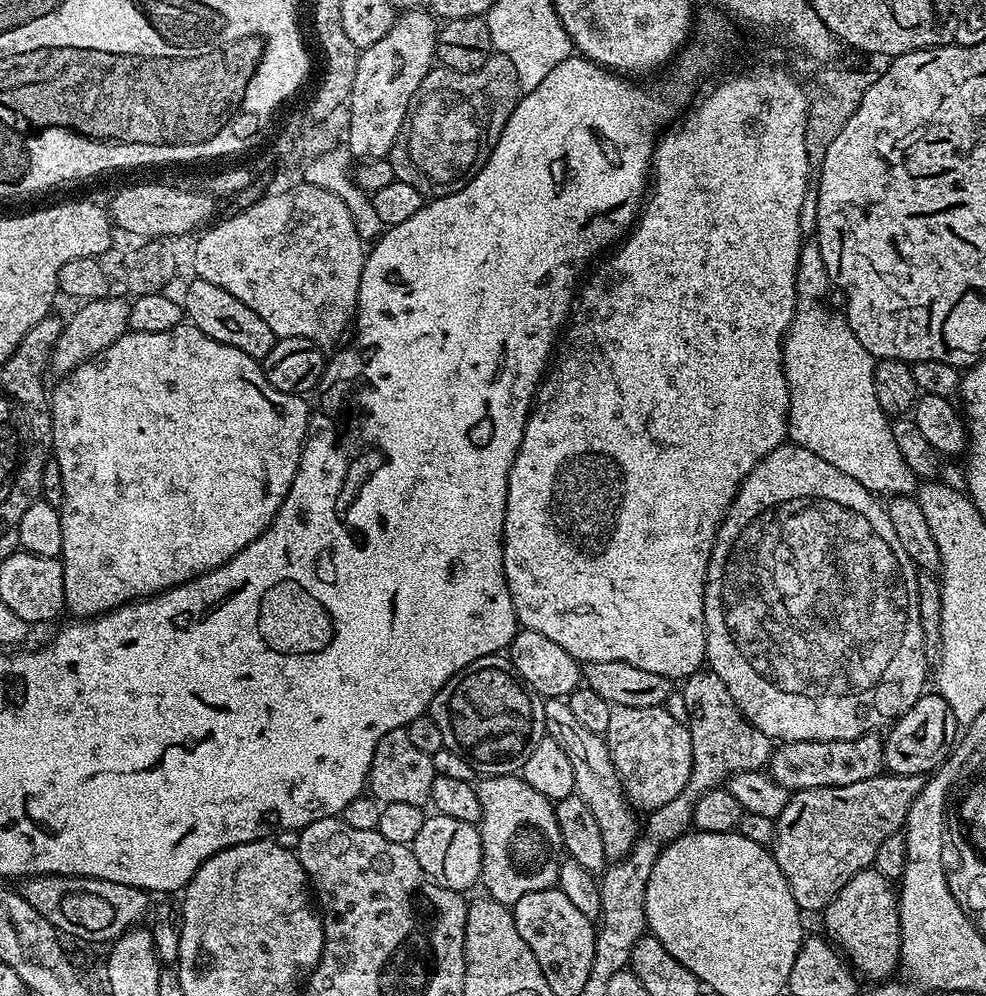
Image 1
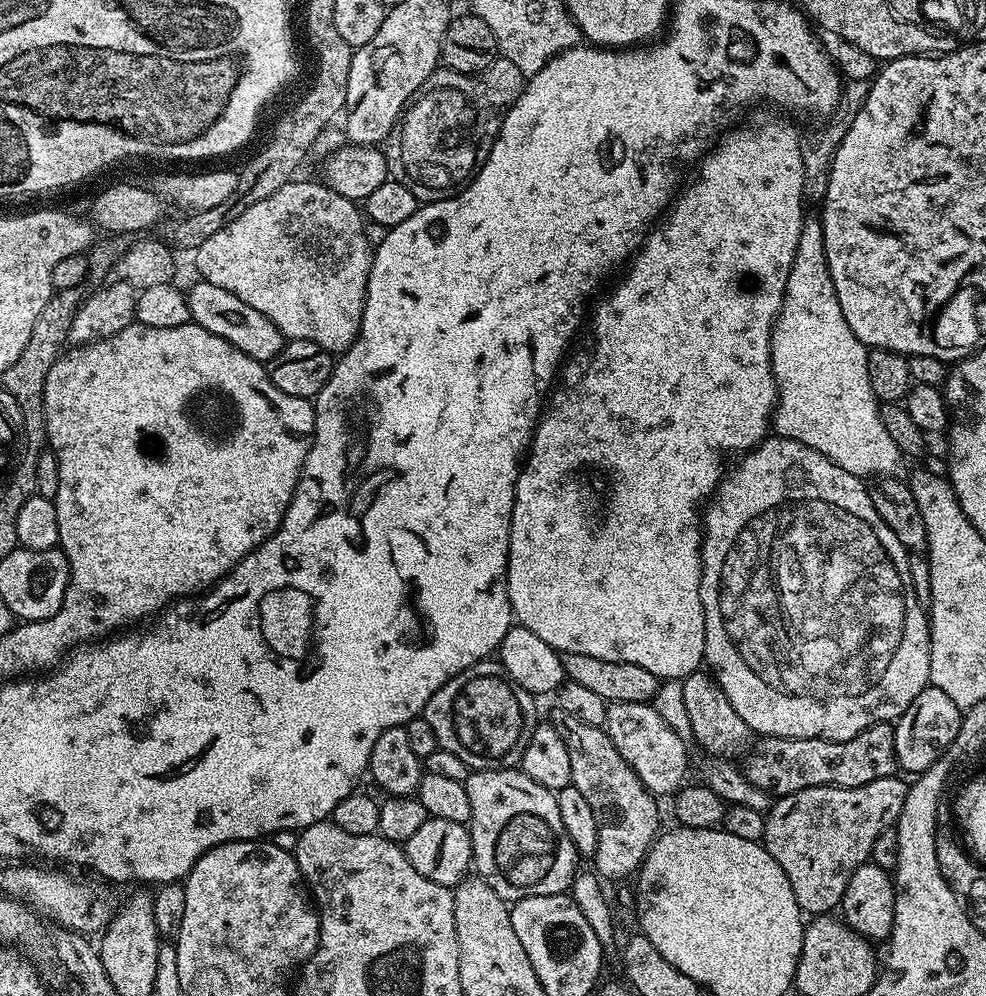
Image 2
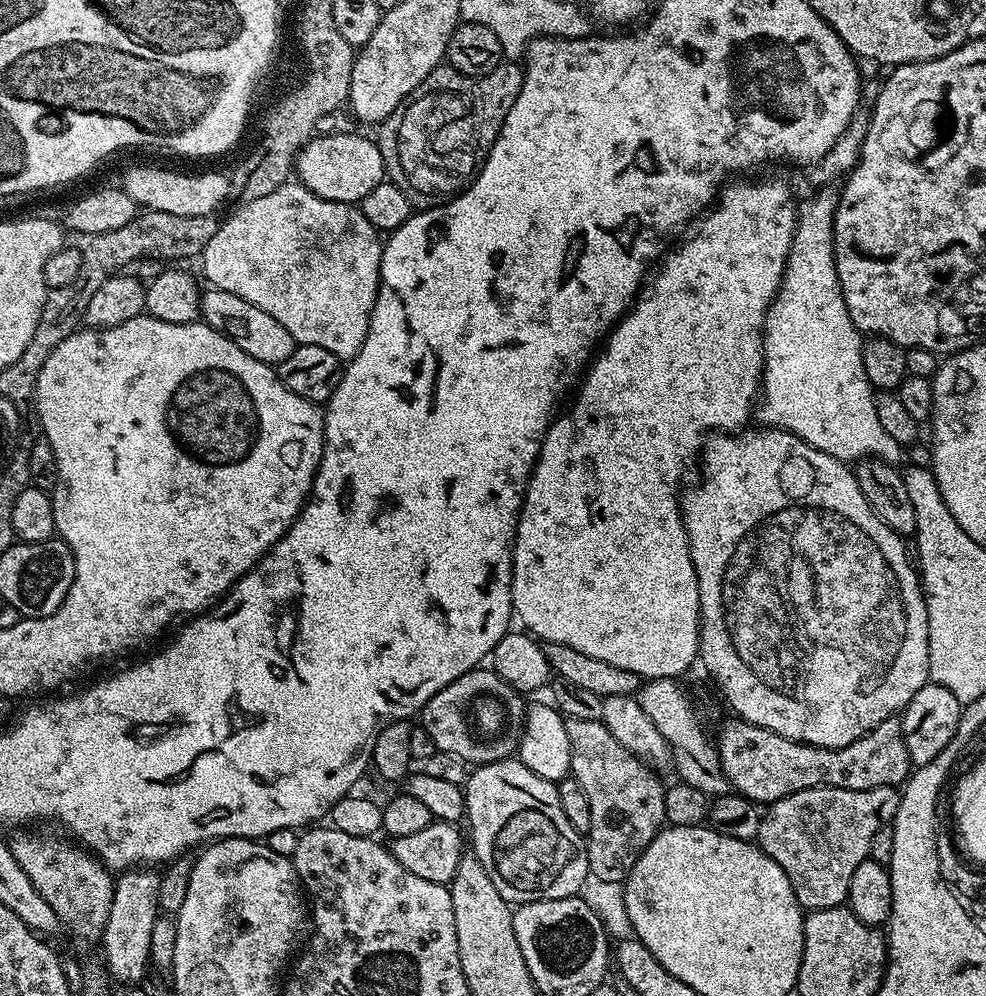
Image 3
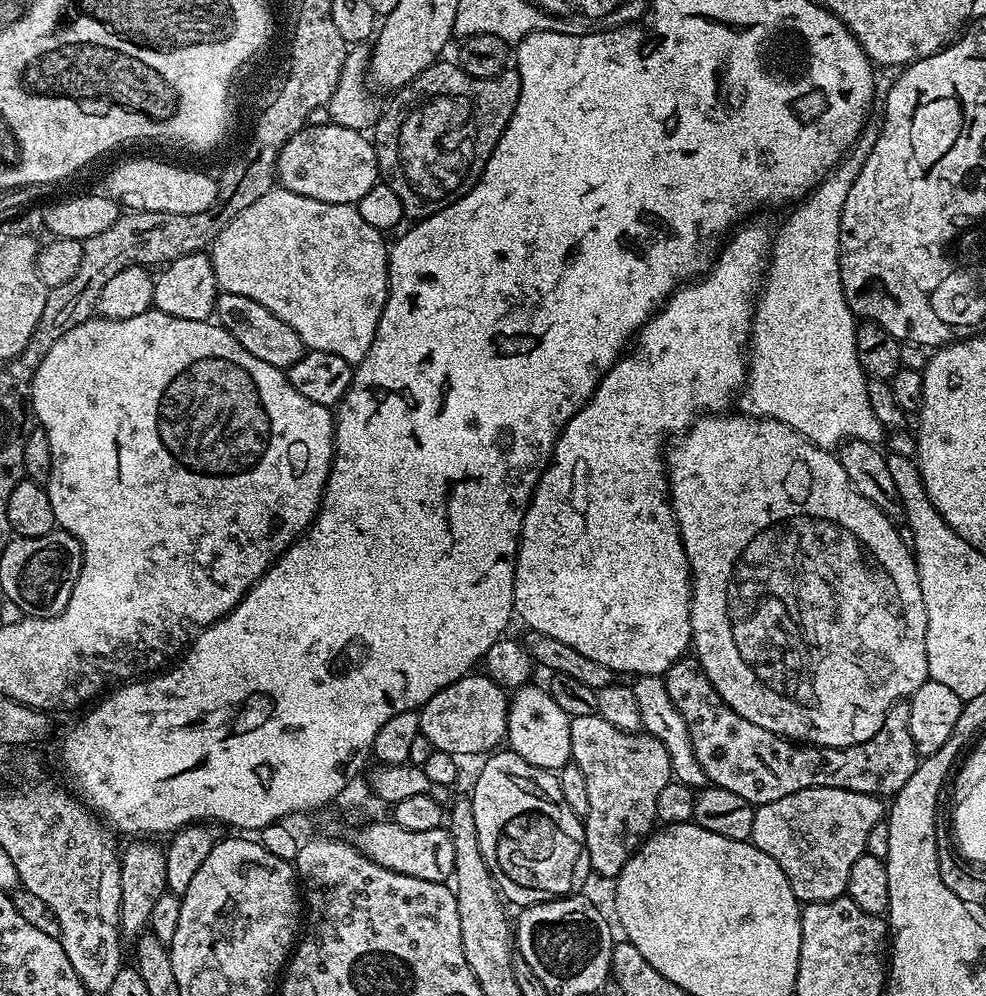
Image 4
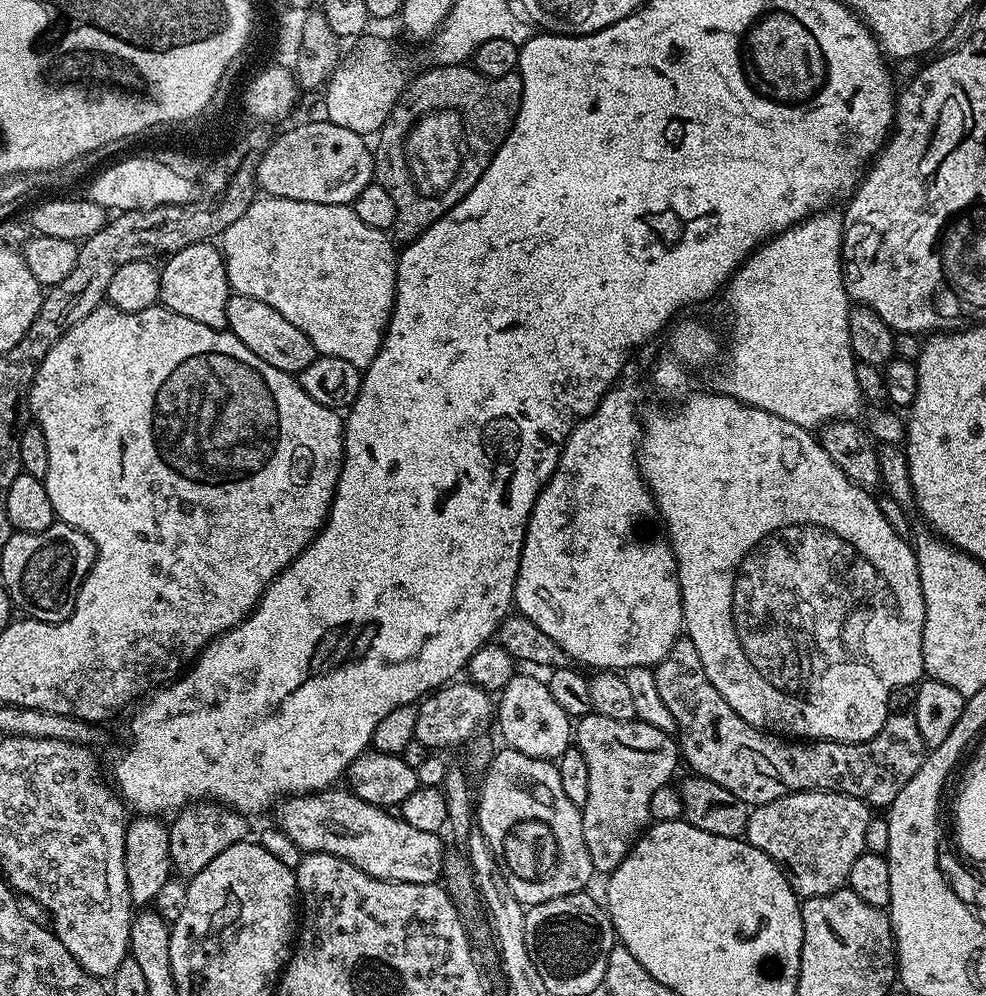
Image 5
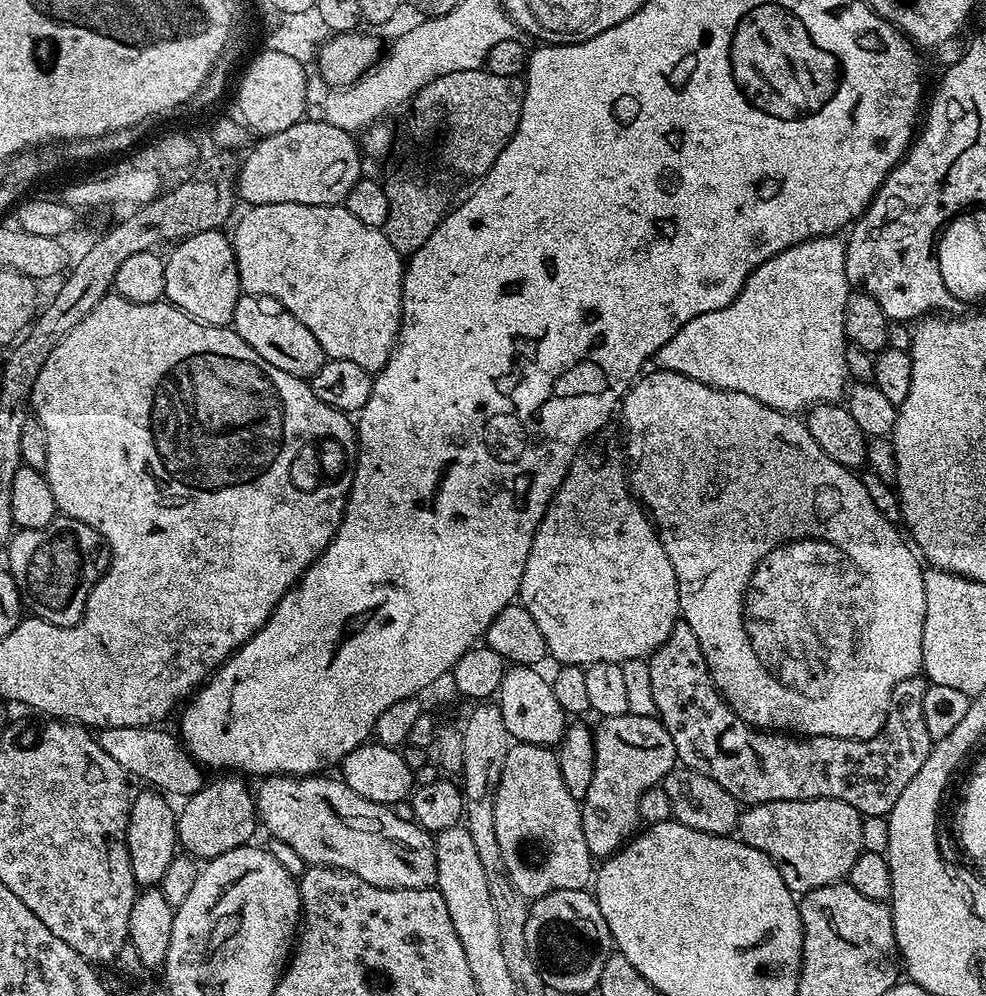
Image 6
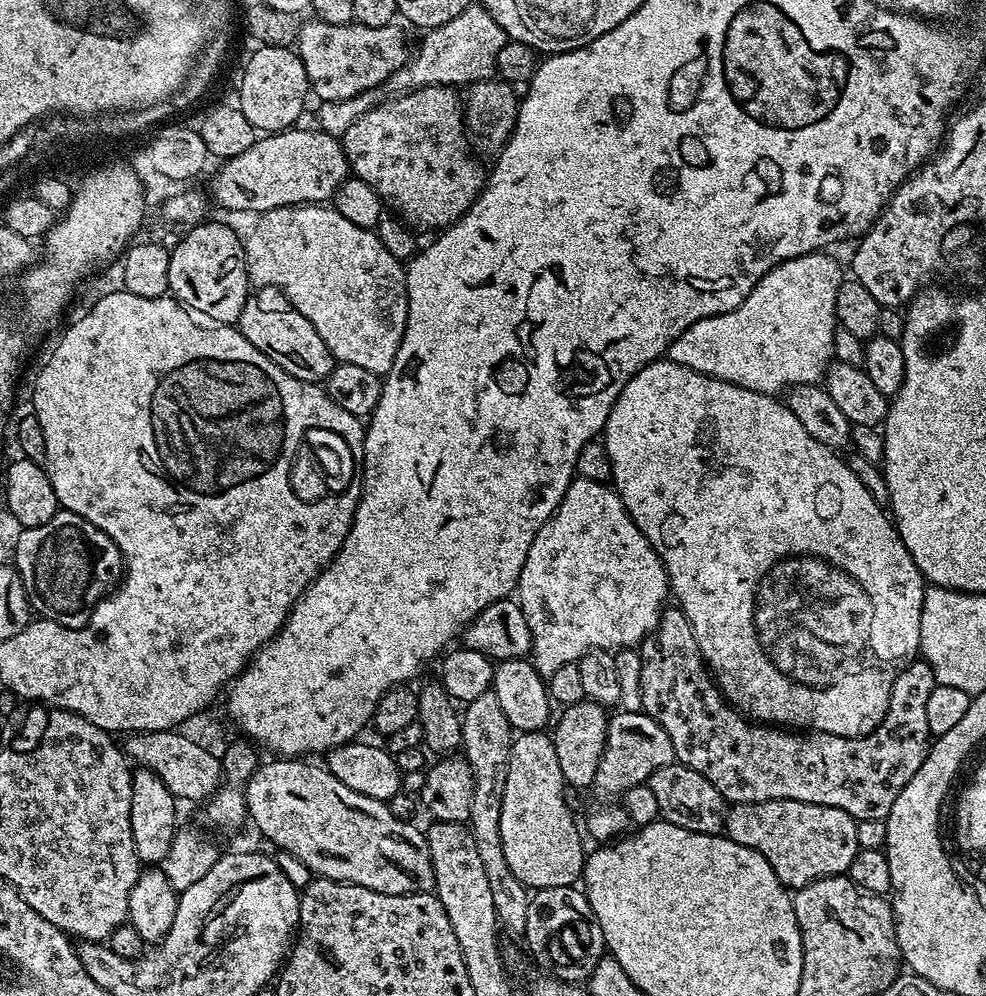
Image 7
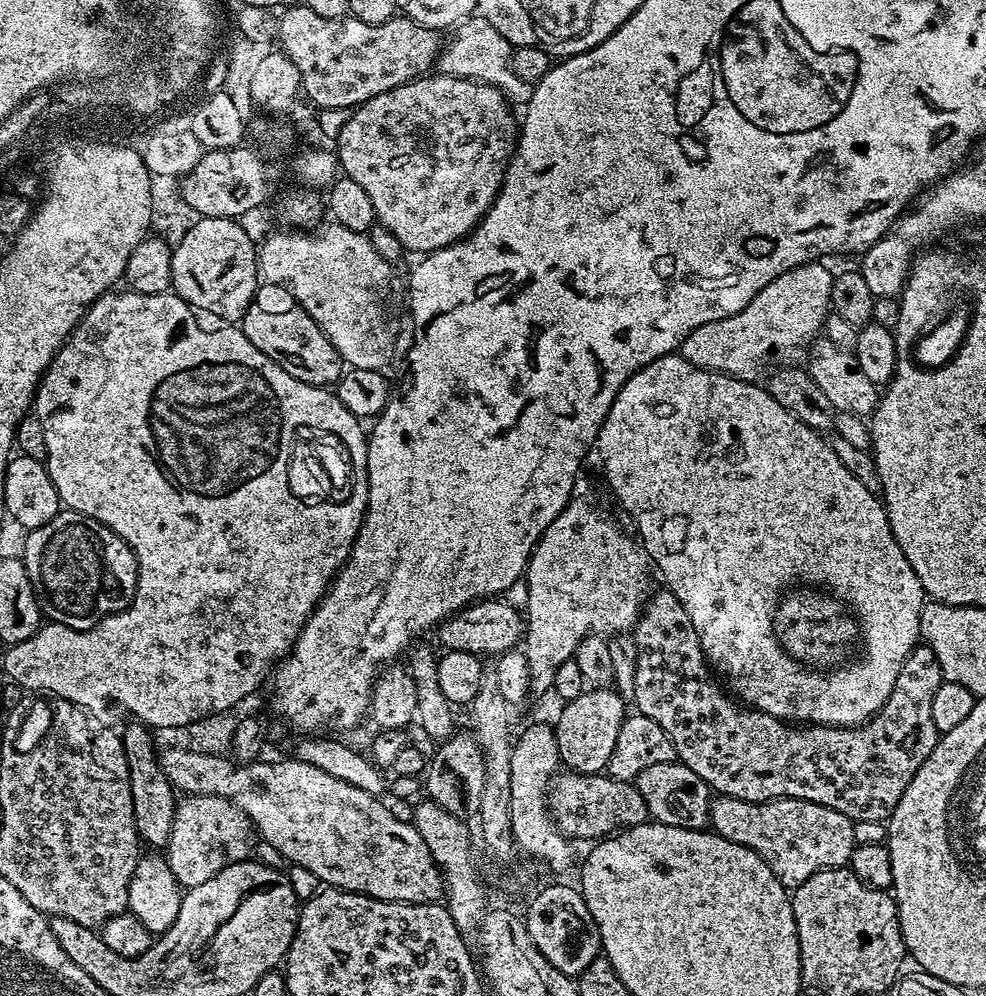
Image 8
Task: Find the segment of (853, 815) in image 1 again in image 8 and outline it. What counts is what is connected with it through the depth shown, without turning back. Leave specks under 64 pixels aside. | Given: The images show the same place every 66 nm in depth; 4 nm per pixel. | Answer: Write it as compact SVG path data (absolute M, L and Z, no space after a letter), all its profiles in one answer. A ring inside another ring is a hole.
M717 795L712 802L710 817L711 831L716 835L726 838L730 842L738 842L738 846L746 846L754 850L764 859L766 866L778 878L784 888L795 890L806 882L816 872L823 868L843 868L852 859L852 849L856 847L853 820L838 810L830 810L830 806L822 806L805 800L763 800L761 804L746 802L742 798Z

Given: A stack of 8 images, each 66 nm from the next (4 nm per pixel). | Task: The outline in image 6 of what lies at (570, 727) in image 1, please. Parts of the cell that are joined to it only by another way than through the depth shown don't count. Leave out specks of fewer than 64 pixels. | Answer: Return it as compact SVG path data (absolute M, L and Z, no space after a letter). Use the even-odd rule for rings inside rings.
M627 712L621 716L605 716L599 721L599 723L600 725L595 725L592 733L592 741L594 742L594 778L590 778L590 790L586 790L580 812L581 828L585 834L586 845L589 847L589 853L594 858L607 858L612 856L615 852L620 851L620 849L628 843L633 833L641 827L640 803L642 802L642 794L646 794L646 790L657 787L657 785L663 781L665 774L667 774L671 768L677 767L678 761L676 758L676 751L674 750L674 742L670 738L668 731L664 729L664 725L660 723L656 716L635 716L633 712Z

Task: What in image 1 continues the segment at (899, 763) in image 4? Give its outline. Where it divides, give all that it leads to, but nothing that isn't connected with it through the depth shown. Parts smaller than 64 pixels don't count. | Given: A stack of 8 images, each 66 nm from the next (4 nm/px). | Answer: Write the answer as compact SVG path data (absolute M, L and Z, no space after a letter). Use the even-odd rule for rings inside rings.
M876 734L859 736L858 738L850 738L849 740L793 740L784 742L779 745L772 753L772 759L766 765L768 775L772 776L774 782L778 782L778 786L788 789L789 793L801 792L807 788L833 788L834 786L850 786L854 782L866 782L866 778L874 778L881 775L885 771L884 766L884 740Z

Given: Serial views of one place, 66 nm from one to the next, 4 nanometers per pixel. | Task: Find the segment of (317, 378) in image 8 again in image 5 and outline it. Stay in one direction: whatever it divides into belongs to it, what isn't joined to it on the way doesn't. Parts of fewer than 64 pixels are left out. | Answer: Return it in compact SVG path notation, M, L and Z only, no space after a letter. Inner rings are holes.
M229 295L226 318L227 331L234 333L247 348L258 354L258 358L270 362L270 366L278 370L298 374L317 358L314 342L310 342L310 338L306 338L306 334L302 334L298 326L286 322L286 318L278 314L278 310L266 306L266 302L258 302L258 298Z

